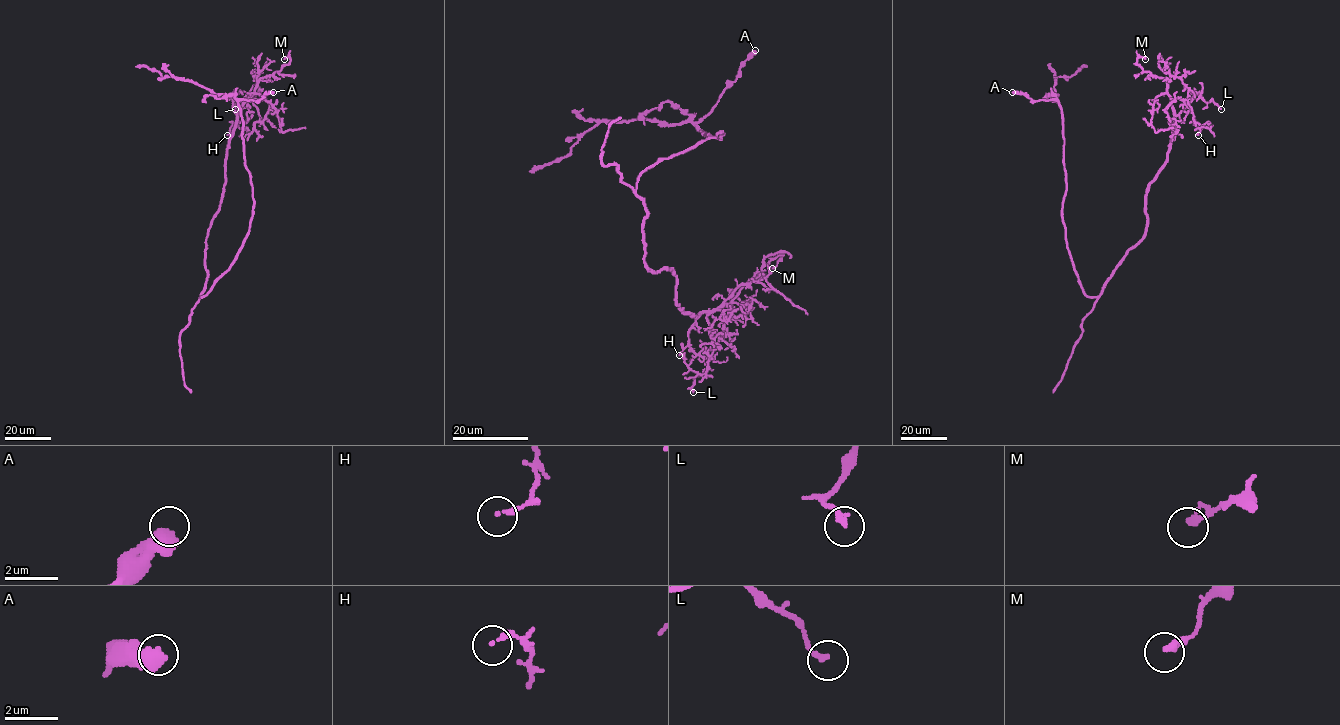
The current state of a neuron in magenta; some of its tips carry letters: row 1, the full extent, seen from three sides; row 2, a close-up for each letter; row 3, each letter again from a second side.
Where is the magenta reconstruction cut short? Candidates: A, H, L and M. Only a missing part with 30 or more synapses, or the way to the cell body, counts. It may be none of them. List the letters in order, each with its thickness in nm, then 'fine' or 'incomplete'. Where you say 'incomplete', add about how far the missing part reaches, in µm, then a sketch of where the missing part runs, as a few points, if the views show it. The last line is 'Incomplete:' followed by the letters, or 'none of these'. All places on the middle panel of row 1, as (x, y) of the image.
A: 600 nm thick; fine
H: 190 nm thick; fine
L: 190 nm thick; fine
M: 220 nm thick; fine
Incomplete: none of these

